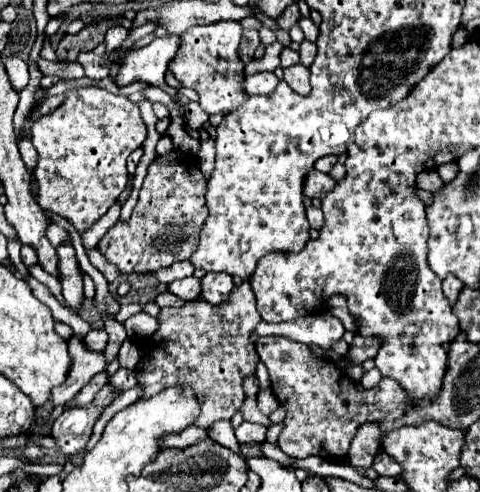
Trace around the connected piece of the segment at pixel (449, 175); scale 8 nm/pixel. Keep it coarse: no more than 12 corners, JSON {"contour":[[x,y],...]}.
{"contour":[[455,162],[439,166],[436,171],[444,182],[457,176]]}

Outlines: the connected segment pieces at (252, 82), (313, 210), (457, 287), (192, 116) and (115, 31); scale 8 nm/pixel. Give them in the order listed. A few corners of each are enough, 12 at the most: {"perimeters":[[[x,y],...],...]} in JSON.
{"perimeters":[[[274,72],[246,76],[246,94],[266,94],[278,84]],[[306,208],[306,218],[314,230],[322,226],[322,210]],[[456,276],[442,280],[444,296],[454,304],[464,284]],[[200,104],[186,106],[186,126],[198,130],[208,114]],[[112,26],[106,32],[106,50],[112,52],[124,44],[128,30]]]}

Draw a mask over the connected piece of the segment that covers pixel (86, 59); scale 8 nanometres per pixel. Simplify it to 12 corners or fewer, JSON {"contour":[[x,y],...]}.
{"contour":[[82,52],[78,62],[90,80],[110,76],[112,62],[94,52]]}

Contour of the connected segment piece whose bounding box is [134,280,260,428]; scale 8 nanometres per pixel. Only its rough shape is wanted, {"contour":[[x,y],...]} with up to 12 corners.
{"contour":[[250,282],[220,306],[156,296],[144,396],[192,386],[196,426],[232,418],[260,360]]}

